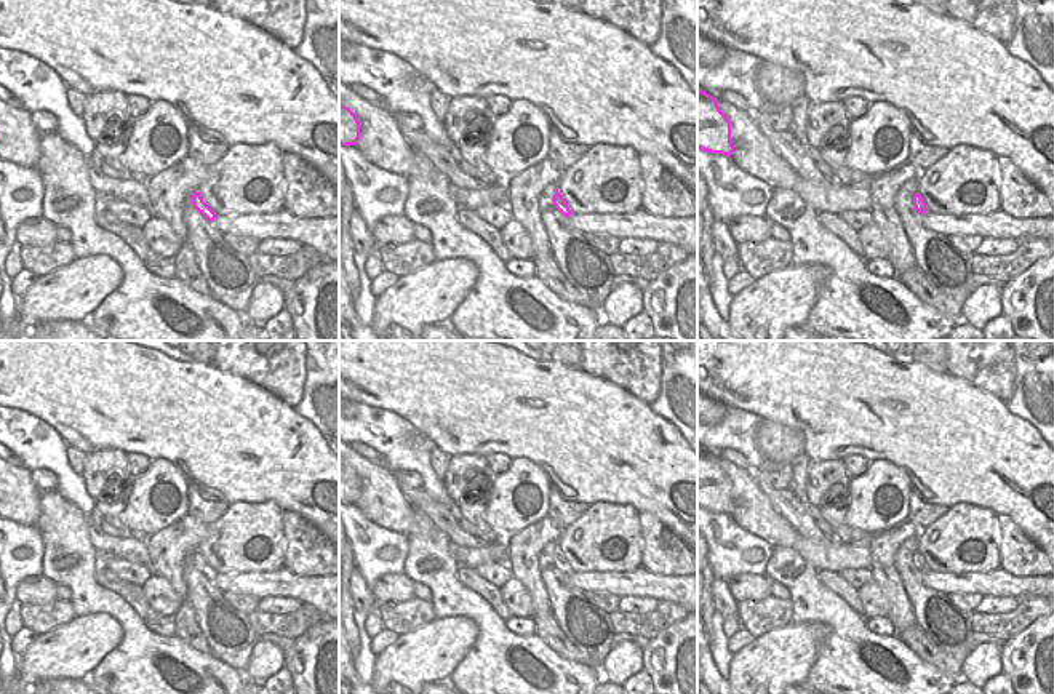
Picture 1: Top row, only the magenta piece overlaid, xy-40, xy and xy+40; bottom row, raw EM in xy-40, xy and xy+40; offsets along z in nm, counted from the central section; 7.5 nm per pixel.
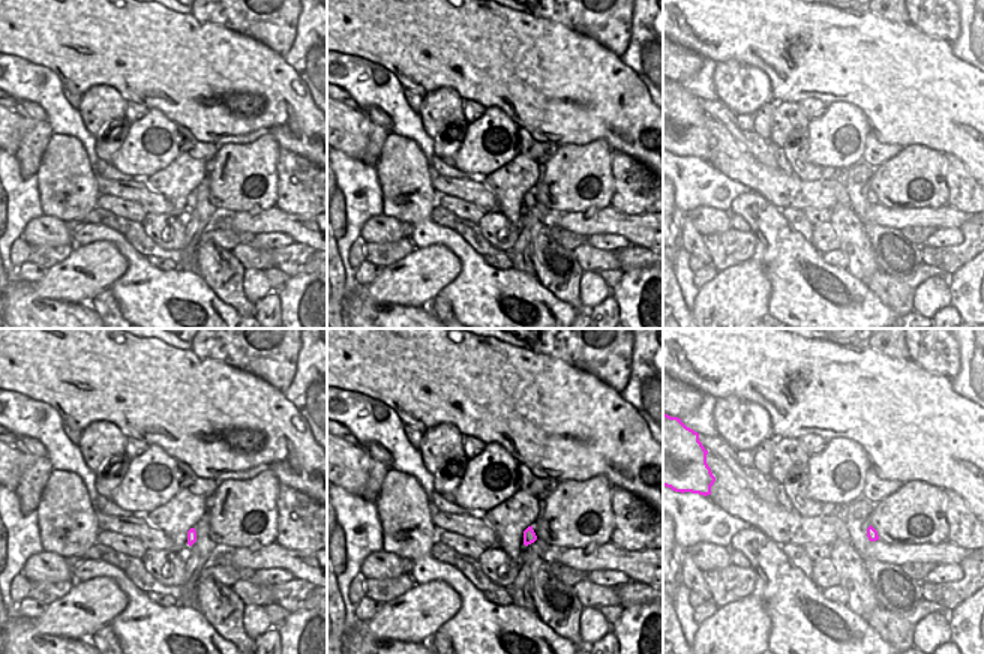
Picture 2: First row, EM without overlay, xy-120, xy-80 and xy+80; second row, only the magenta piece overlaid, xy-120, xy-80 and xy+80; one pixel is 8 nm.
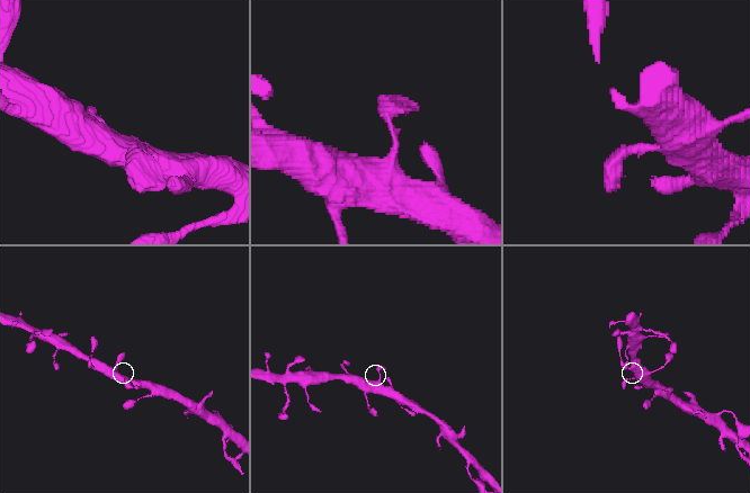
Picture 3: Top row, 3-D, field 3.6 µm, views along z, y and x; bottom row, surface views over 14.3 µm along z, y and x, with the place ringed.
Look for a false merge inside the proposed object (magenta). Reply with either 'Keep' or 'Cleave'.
Keep

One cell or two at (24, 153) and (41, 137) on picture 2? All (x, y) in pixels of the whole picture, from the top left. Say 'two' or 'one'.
one

